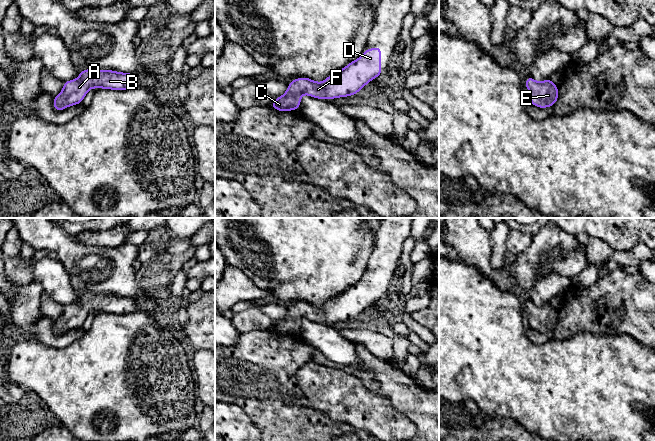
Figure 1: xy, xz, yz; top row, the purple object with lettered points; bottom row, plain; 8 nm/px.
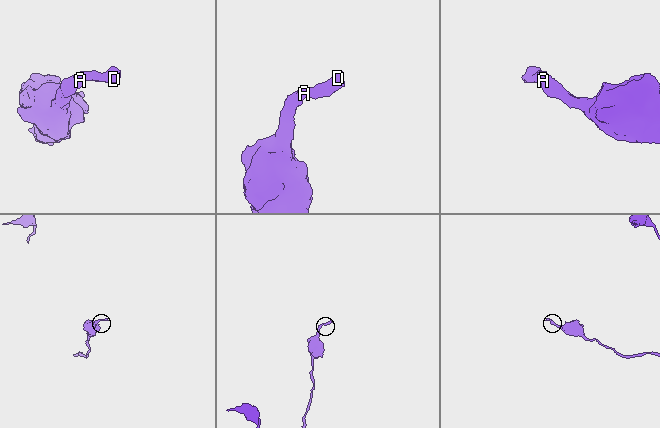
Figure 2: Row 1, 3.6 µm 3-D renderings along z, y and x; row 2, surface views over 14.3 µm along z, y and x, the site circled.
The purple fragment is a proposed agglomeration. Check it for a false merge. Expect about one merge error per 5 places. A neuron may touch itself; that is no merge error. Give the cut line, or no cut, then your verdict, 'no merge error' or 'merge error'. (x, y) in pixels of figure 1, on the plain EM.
cut none; no merge error

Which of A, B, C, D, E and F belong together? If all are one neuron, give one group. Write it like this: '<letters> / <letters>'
A B C D E F

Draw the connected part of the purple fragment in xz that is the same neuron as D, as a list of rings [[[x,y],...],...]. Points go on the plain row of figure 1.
[[[381,271],[365,274],[360,282],[345,292],[328,300],[322,307],[306,301],[292,304],[284,319],[278,321],[270,331],[278,335],[300,332],[301,319],[307,318],[319,323],[333,323],[355,319],[381,296]]]

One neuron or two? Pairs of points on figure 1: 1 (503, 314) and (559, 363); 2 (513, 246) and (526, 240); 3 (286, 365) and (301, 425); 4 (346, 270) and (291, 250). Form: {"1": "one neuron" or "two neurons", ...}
{"1": "one neuron", "2": "one neuron", "3": "one neuron", "4": "one neuron"}

